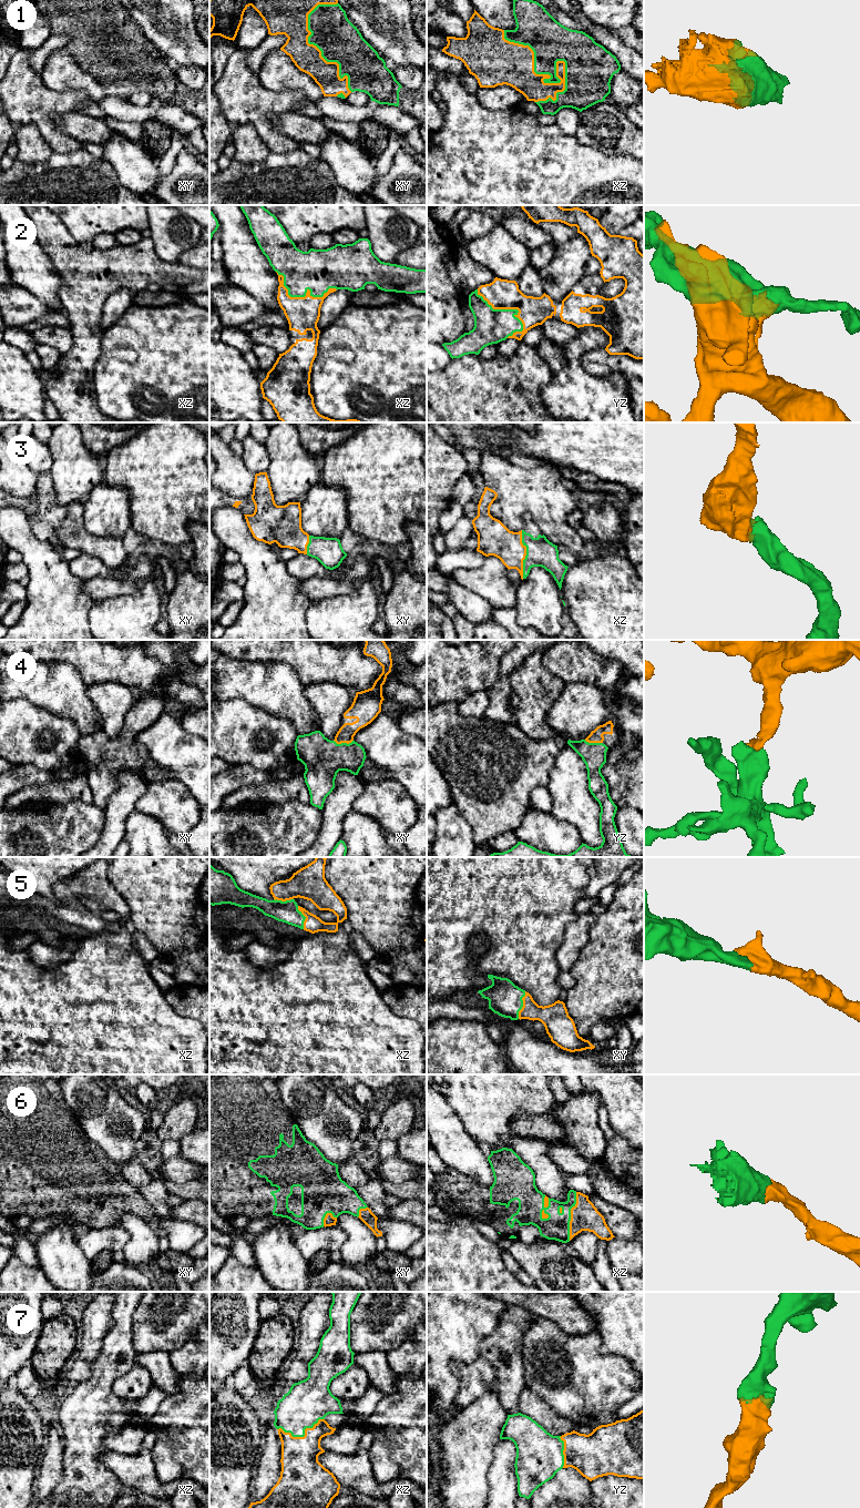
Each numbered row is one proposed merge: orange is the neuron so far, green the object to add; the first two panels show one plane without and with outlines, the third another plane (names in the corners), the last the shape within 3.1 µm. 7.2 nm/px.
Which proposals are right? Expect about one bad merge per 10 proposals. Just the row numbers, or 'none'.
1, 2, 3, 4, 5, 6, 7

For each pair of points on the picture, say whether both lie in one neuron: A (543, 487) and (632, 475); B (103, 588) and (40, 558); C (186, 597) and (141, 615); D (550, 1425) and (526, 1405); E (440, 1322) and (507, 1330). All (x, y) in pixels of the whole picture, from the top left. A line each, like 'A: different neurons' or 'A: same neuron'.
A: different neurons
B: different neurons
C: different neurons
D: same neuron
E: different neurons

